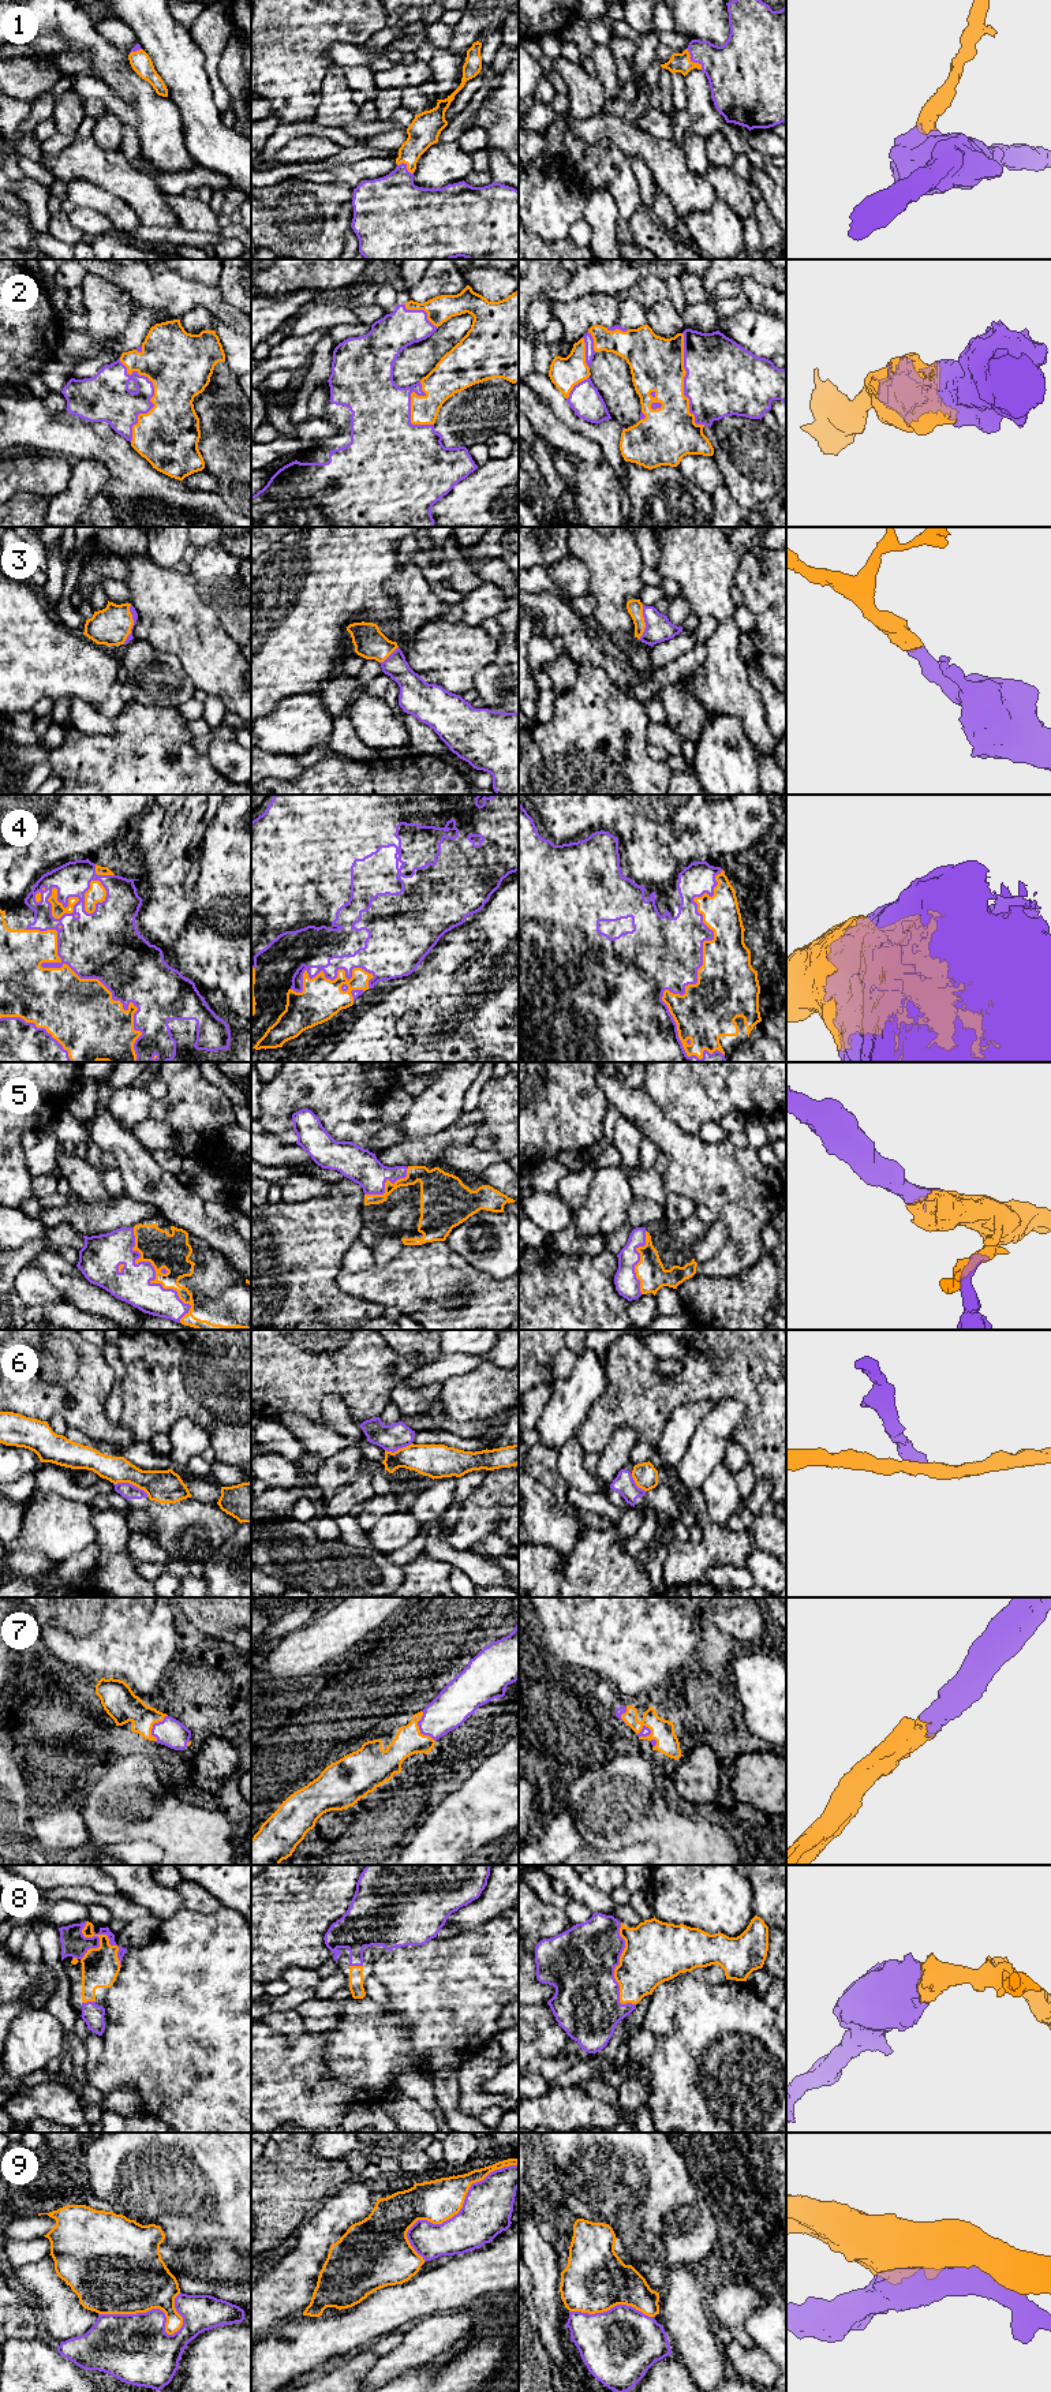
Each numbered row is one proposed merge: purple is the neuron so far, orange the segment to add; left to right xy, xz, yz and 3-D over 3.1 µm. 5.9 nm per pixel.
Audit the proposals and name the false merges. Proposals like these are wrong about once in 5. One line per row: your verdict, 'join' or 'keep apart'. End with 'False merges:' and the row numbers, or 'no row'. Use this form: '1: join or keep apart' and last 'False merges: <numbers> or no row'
1: join
2: join
3: join
4: join
5: join
6: keep apart
7: join
8: join
9: keep apart
False merges: 6, 9

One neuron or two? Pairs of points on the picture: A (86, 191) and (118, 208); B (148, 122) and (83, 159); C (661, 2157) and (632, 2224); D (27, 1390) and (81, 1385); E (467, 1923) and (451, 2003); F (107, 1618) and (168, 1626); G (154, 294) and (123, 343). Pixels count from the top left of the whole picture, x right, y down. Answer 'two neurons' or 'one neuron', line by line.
A: one neuron
B: two neurons
C: one neuron
D: one neuron
E: two neurons
F: one neuron
G: two neurons

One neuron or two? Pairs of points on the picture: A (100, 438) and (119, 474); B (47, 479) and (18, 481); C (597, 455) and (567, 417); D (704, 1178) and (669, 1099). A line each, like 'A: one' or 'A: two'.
A: one
B: one
C: two
D: two

